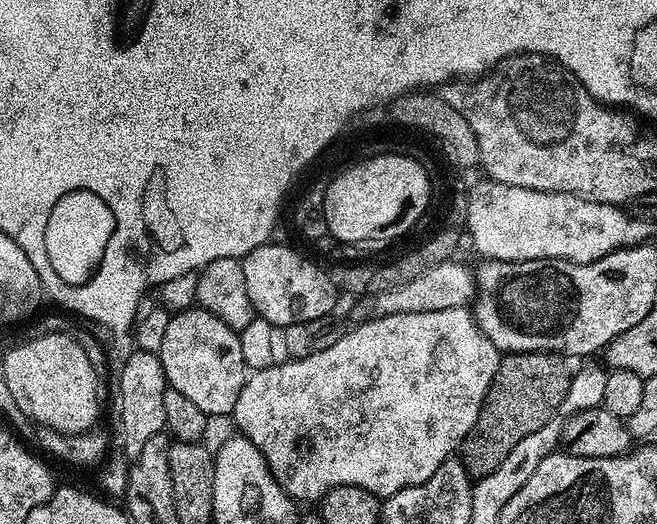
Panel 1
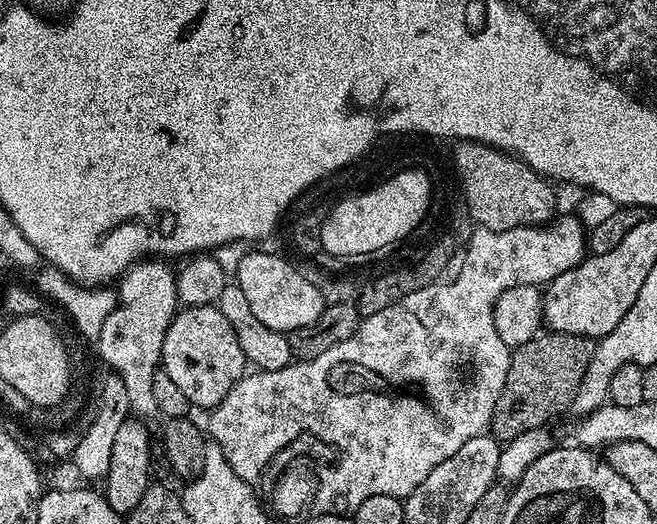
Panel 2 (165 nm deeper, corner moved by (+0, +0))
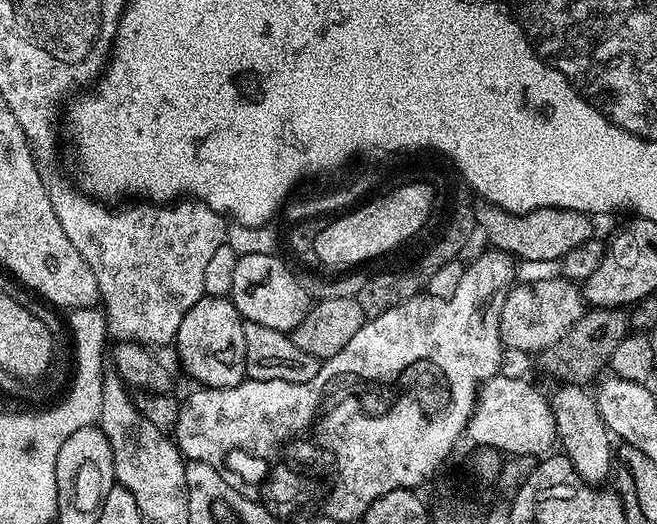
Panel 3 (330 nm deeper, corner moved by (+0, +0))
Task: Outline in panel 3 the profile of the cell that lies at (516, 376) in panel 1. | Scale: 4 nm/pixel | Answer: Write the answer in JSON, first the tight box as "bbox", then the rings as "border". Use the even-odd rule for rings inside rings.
{"bbox":[538,307,630,386],"border":[[[589,307],[584,316],[578,318],[578,322],[574,322],[566,334],[562,334],[562,338],[554,342],[554,346],[539,353],[538,360],[550,375],[557,376],[557,381],[584,386],[587,385],[587,380],[595,381],[608,368],[610,354],[614,354],[618,342],[622,342],[629,331],[630,316],[625,309]]]}

